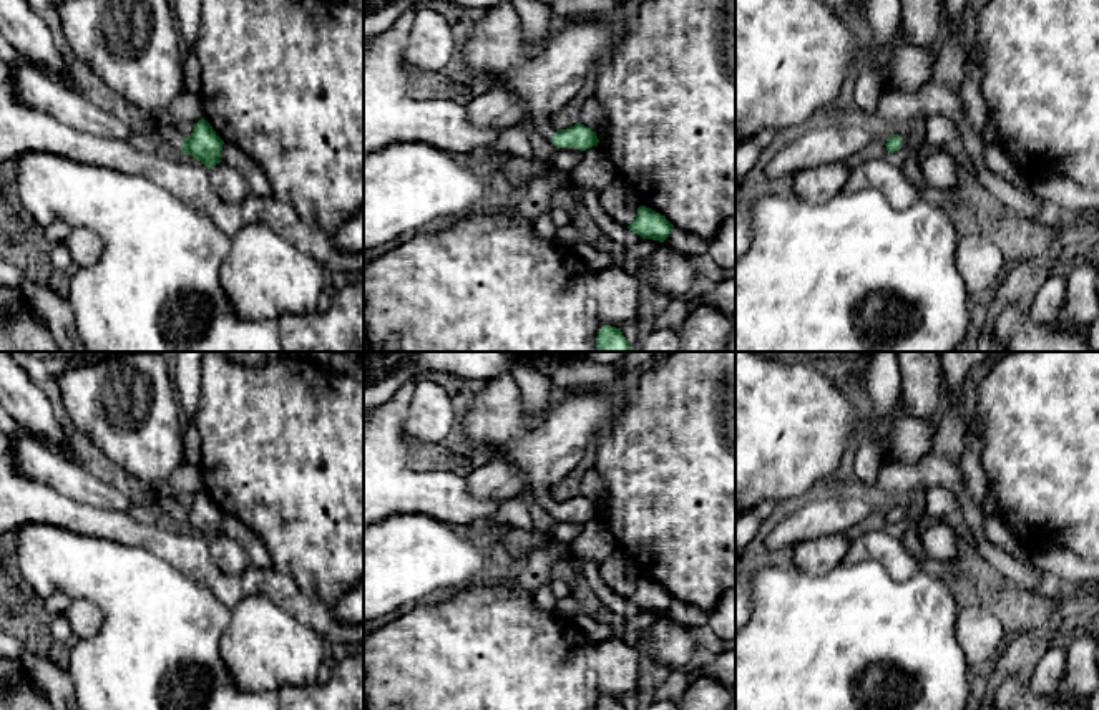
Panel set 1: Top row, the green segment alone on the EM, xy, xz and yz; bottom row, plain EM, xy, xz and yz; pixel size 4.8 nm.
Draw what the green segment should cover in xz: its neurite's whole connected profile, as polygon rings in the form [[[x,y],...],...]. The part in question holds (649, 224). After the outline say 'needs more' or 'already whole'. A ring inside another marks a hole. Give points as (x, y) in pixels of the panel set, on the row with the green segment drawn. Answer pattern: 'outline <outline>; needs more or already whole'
outline [[[639,206],[636,219],[628,226],[629,231],[636,232],[642,239],[652,239],[664,242],[672,232],[674,226],[659,212]]]; already whole

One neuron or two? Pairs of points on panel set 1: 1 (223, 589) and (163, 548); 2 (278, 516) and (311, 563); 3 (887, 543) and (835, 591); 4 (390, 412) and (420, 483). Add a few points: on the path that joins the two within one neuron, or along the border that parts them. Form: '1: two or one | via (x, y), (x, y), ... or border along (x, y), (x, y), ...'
1: one | via (208, 574), (178, 548)
2: one | via (289, 528), (311, 551)
3: two | border along (844, 561), (877, 559), (895, 579), (903, 579)
4: one | via (390, 430), (390, 457), (402, 468)

